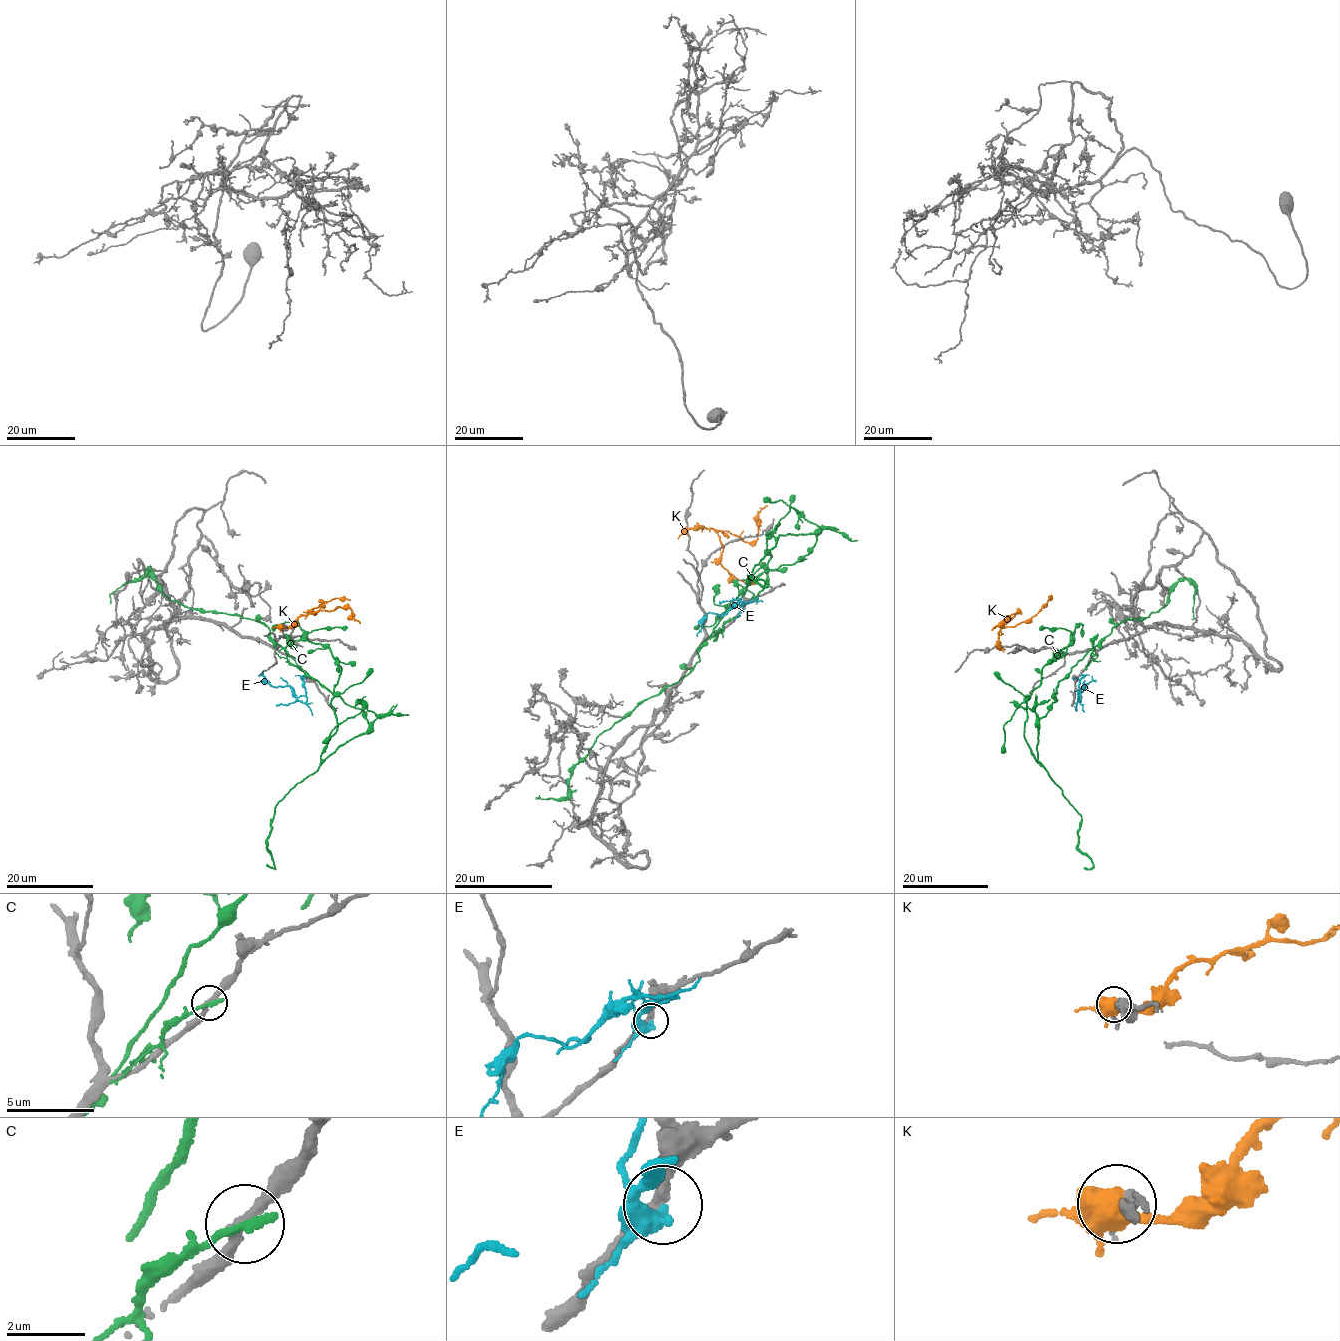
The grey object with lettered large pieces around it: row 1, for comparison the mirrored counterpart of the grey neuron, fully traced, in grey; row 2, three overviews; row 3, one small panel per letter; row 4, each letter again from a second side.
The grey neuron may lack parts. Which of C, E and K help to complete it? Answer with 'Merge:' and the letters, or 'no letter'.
Merge: E

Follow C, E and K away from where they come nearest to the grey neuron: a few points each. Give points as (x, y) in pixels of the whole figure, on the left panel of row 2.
C: (300, 669), (283, 647), (370, 725), (323, 760), (336, 731), (331, 699), (341, 668), (307, 634), (345, 629)
E: (306, 676), (302, 680), (306, 693), (297, 697), (287, 686), (271, 685), (264, 676), (258, 676)
K: (282, 626), (288, 627), (300, 616), (314, 614), (316, 612), (312, 610), (336, 598), (349, 600)

